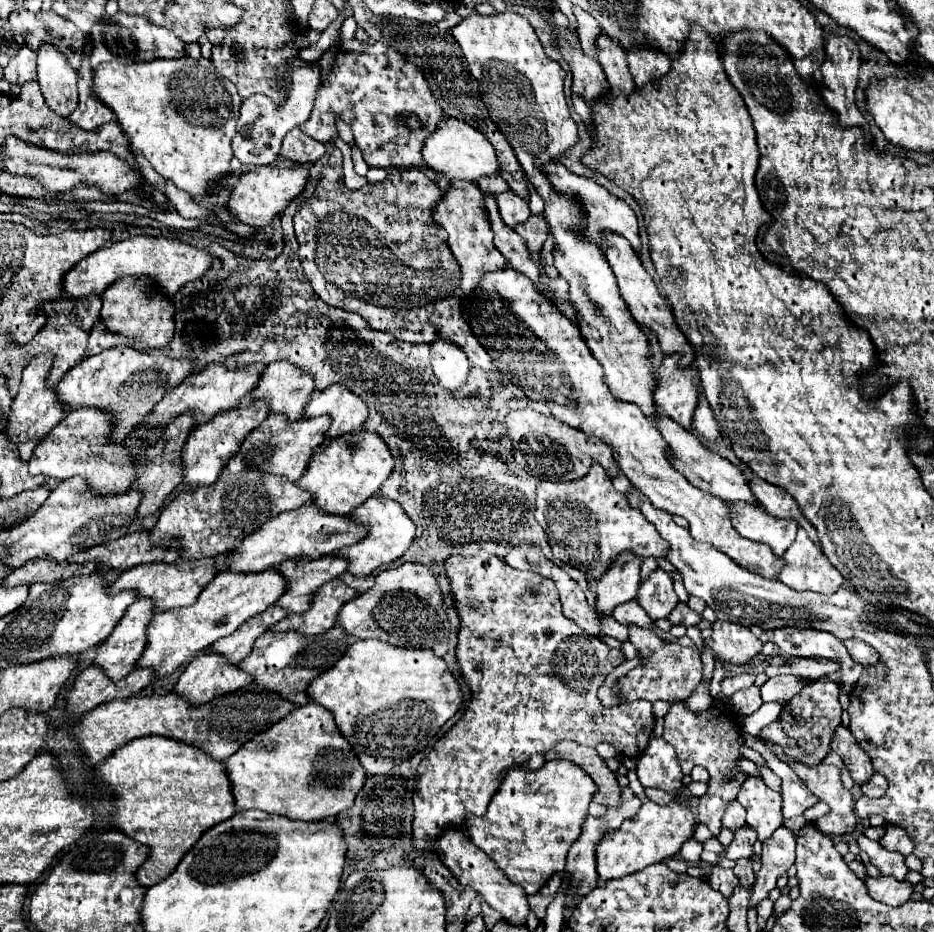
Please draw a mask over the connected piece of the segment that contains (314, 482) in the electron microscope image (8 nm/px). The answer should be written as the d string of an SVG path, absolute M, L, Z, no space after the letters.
M371 430L357 434L343 434L317 448L305 474L299 478L299 486L313 492L313 498L321 510L345 516L361 506L365 500L381 490L381 484L393 472L393 454L385 440Z

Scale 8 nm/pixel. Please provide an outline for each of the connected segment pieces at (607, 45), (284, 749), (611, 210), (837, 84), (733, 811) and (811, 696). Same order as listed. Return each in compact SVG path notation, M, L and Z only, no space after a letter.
M599 34L595 40L595 46L597 46L597 60L605 70L605 76L611 84L611 90L617 94L633 92L635 82L629 74L627 52L621 48L621 44L613 42L613 38L609 38L605 34Z
M317 702L299 706L289 718L243 744L223 764L233 784L237 810L257 808L307 822L325 820L351 808L367 778L351 744L339 732L333 714Z
M551 160L551 162L543 164L543 166L541 166L541 172L549 178L549 182L551 182L551 186L553 186L555 192L565 194L565 196L575 196L575 198L577 198L577 202L581 204L581 208L583 208L583 212L585 212L585 218L587 218L587 220L585 220L585 226L583 226L583 234L585 234L585 236L591 236L591 240L597 238L597 242L605 242L603 236L601 236L601 230L617 232L617 234L625 236L635 250L639 250L641 240L639 240L639 230L637 230L635 212L633 212L621 198L609 194L603 186L595 184L595 182L589 180L589 178L575 176L575 174L569 172L559 160Z
M829 34L827 42L825 42L825 62L821 64L819 72L823 78L823 100L827 106L831 106L837 116L839 116L839 124L843 128L851 128L851 126L859 126L863 128L865 118L861 114L861 110L855 104L855 90L857 90L857 80L859 80L859 66L861 66L861 54L857 44L849 38L849 36L837 36L837 34Z
M733 800L727 806L725 818L723 818L723 828L735 832L735 830L739 830L743 826L747 826L747 822L745 822L745 808L737 800Z
M827 676L819 678L813 684L807 684L799 694L795 694L779 716L779 722L789 738L797 742L801 756L797 758L803 764L821 764L823 758L831 752L831 738L835 728L841 724L841 704L839 704L839 684L831 682Z

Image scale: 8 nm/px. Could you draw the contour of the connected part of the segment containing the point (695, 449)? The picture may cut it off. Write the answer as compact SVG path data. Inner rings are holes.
M659 416L657 422L655 422L655 426L661 430L665 442L669 444L669 450L673 452L673 456L671 456L673 466L677 466L677 470L679 470L685 478L689 478L689 482L693 482L693 486L697 486L697 488L701 488L701 490L707 490L707 492L711 492L711 494L715 494L715 496L727 500L727 502L743 500L743 502L747 502L747 504L759 504L757 498L753 496L751 488L749 488L747 476L745 476L737 466L733 466L729 460L721 458L719 454L707 450L705 446L701 446L701 442L699 442L691 432L687 432L685 428L681 428L681 426L679 426L677 422L673 422L671 418L665 418L665 416L661 418L661 416Z

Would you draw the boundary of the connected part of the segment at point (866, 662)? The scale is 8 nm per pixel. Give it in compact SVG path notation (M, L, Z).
M845 640L843 644L847 646L851 658L855 662L859 662L861 666L871 666L873 662L877 662L877 652L869 644L865 644L861 640Z

